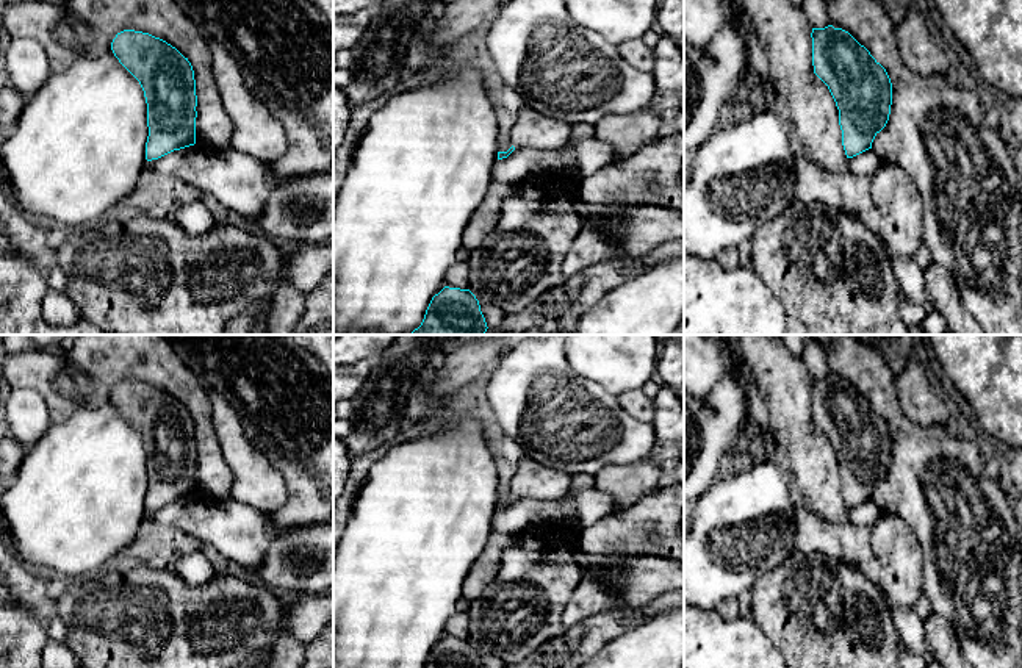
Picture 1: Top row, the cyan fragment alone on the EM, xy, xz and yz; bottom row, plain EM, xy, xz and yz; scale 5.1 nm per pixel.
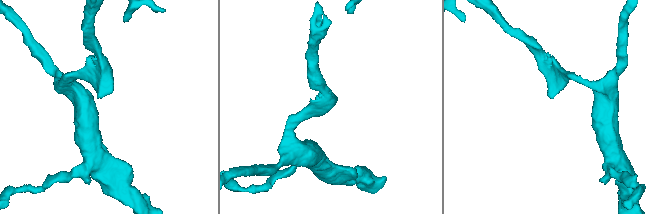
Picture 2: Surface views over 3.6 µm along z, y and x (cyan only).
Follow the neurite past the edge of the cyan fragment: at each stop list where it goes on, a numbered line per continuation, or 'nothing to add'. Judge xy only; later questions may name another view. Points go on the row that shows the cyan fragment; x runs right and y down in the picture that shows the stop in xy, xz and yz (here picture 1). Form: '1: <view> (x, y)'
nothing to add

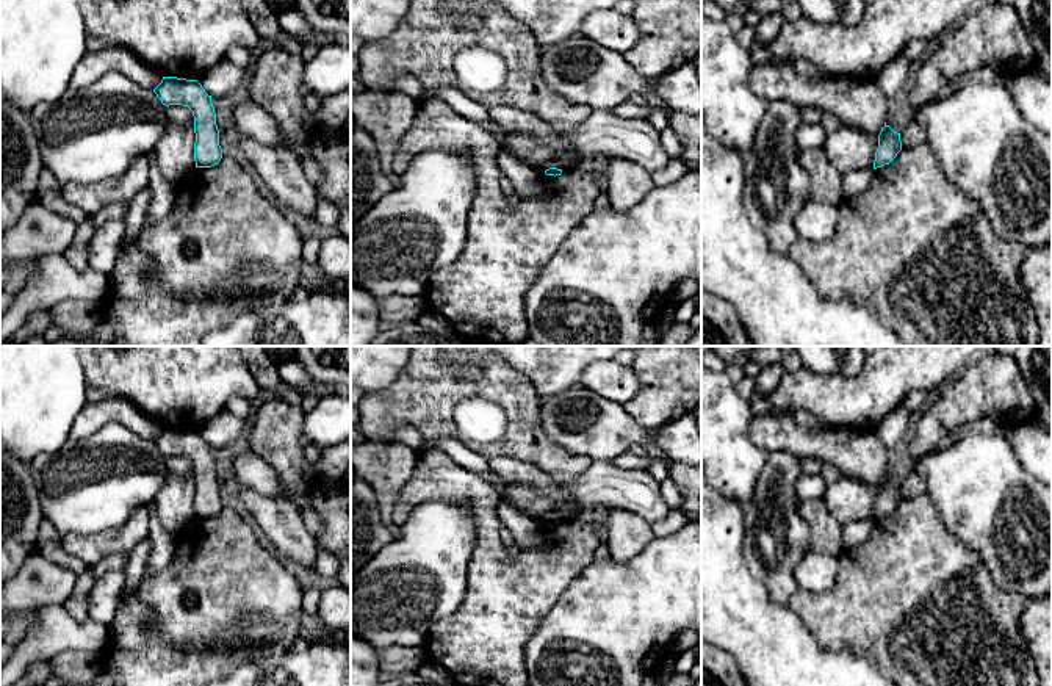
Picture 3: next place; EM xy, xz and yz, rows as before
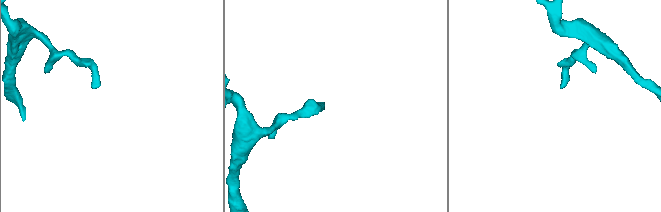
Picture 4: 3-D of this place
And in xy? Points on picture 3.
nothing to add

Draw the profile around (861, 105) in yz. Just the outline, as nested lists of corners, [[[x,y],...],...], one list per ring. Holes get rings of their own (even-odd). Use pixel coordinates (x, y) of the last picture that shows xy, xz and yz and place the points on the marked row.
[[[755,64],[750,86],[766,102],[786,100],[834,114],[842,125],[878,136],[886,122],[888,99],[872,80],[814,80],[789,64]]]

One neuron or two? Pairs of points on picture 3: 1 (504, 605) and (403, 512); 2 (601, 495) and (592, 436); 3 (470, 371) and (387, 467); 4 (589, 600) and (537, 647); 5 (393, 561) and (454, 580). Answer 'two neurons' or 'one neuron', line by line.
1: one neuron
2: two neurons
3: two neurons
4: one neuron
5: one neuron

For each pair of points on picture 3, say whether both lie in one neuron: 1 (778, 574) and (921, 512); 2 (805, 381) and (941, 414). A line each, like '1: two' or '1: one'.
1: two
2: two

